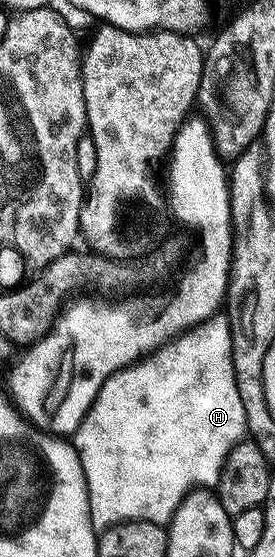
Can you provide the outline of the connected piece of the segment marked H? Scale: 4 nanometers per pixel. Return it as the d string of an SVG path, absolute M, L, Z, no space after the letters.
M216 312L212 318L172 338L175 339L156 354L148 353L111 373L87 409L83 423L75 429L73 445L87 478L91 524L96 531L133 518L170 523L175 510L196 484L211 488L218 483L225 456L247 434L245 408L241 408L233 376L231 322L226 313Z

